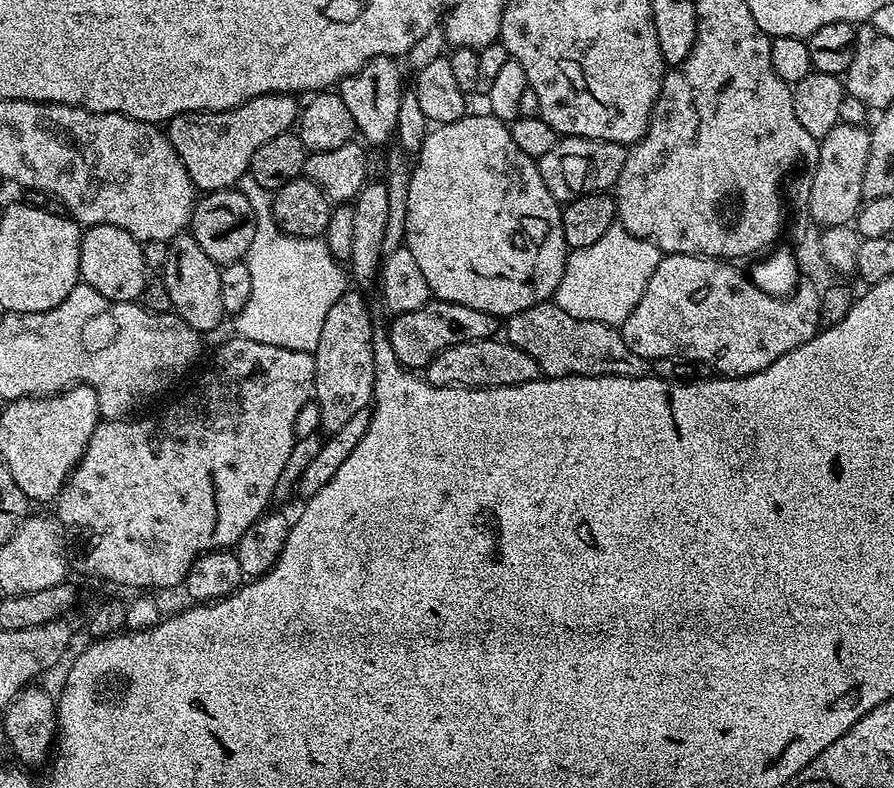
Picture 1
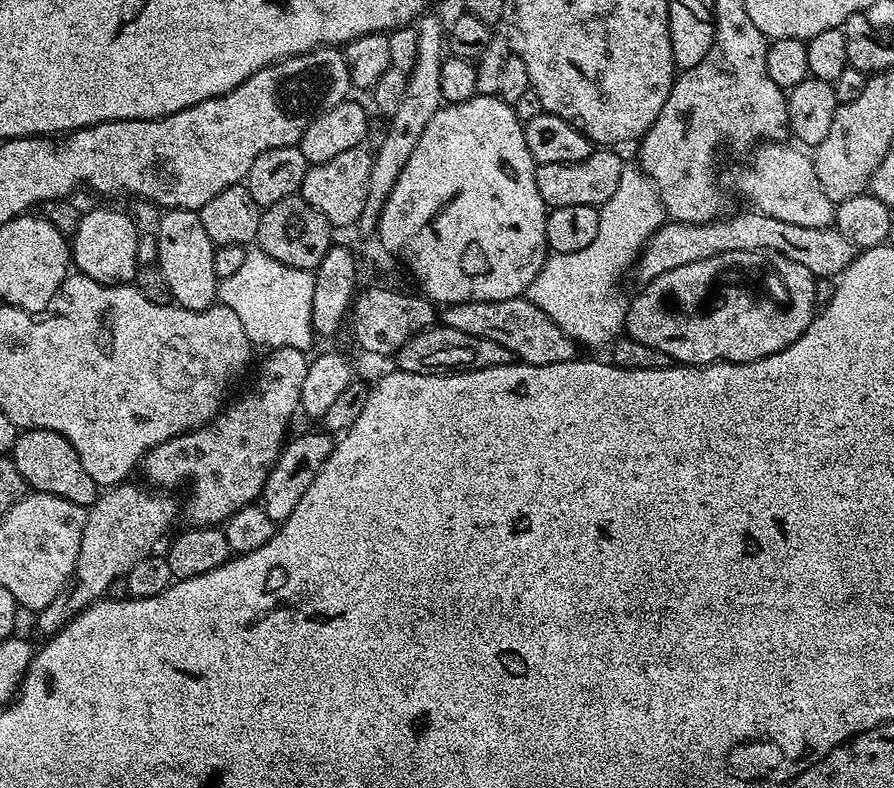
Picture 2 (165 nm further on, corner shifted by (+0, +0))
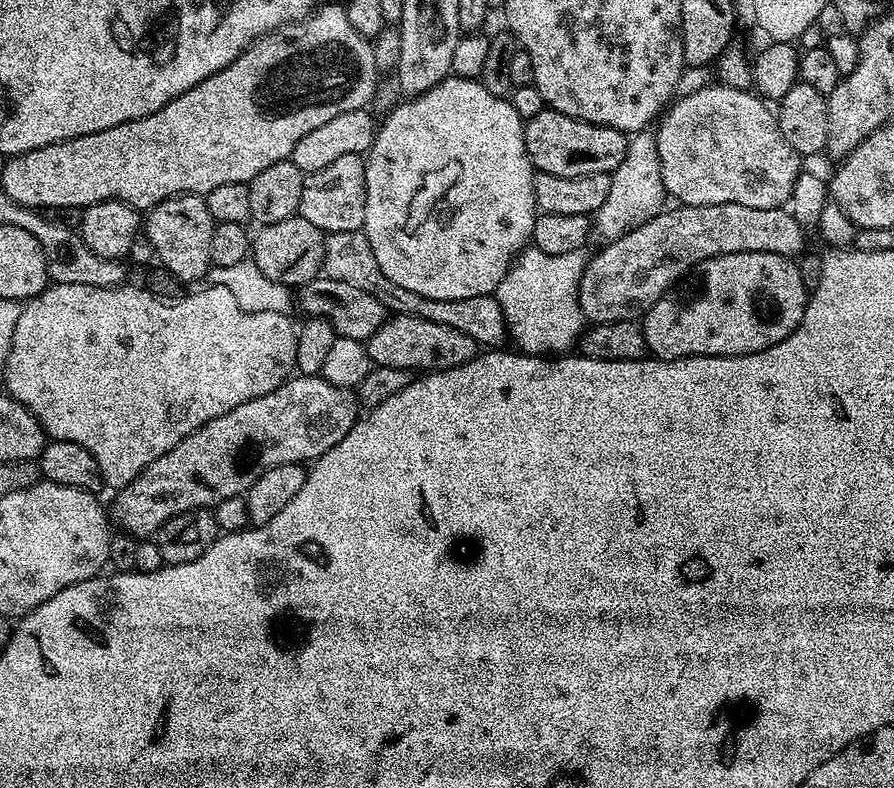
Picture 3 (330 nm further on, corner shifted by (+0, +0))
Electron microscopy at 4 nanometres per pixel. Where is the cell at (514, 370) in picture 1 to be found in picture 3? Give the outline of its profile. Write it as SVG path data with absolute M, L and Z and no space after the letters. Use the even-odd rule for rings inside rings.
M389 315L378 330L366 341L371 363L378 368L407 368L413 374L439 374L454 366L462 366L478 355L478 345L470 334L442 326L438 322L426 322L417 316Z

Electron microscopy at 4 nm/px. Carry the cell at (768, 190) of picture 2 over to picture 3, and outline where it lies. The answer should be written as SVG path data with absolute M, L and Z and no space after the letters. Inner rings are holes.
M713 82L709 88L696 88L682 96L659 117L654 128L658 142L658 162L662 162L665 193L671 199L673 196L676 199L673 201L680 204L785 207L794 190L795 180L801 174L802 157L788 145L786 138L782 138L775 111L755 91L731 88L730 85L719 82Z

